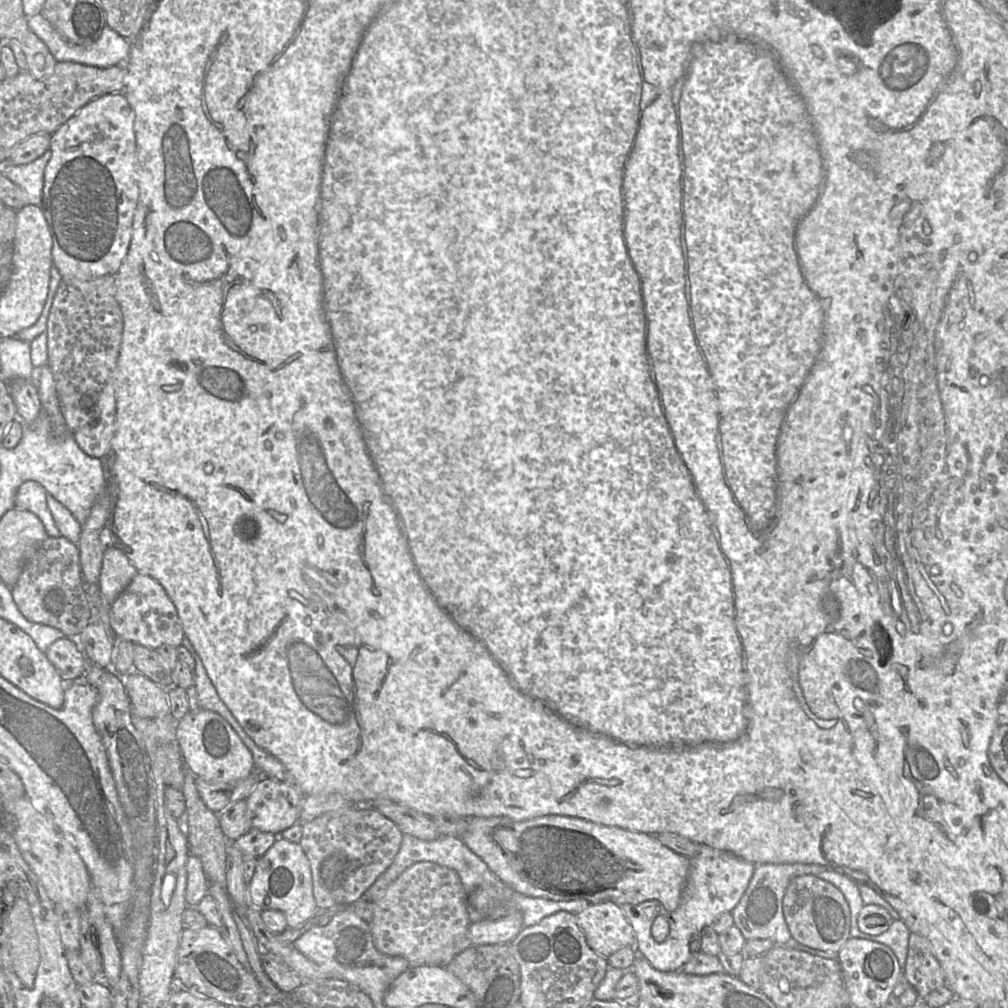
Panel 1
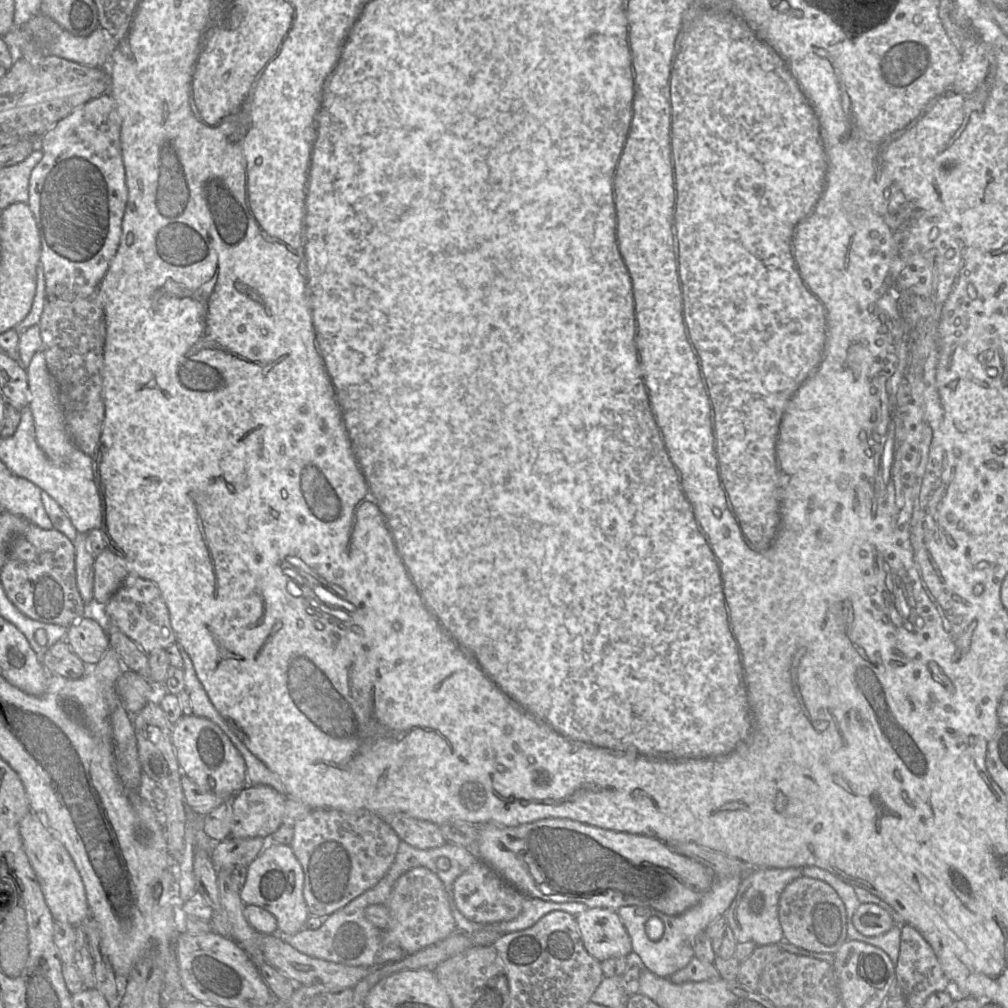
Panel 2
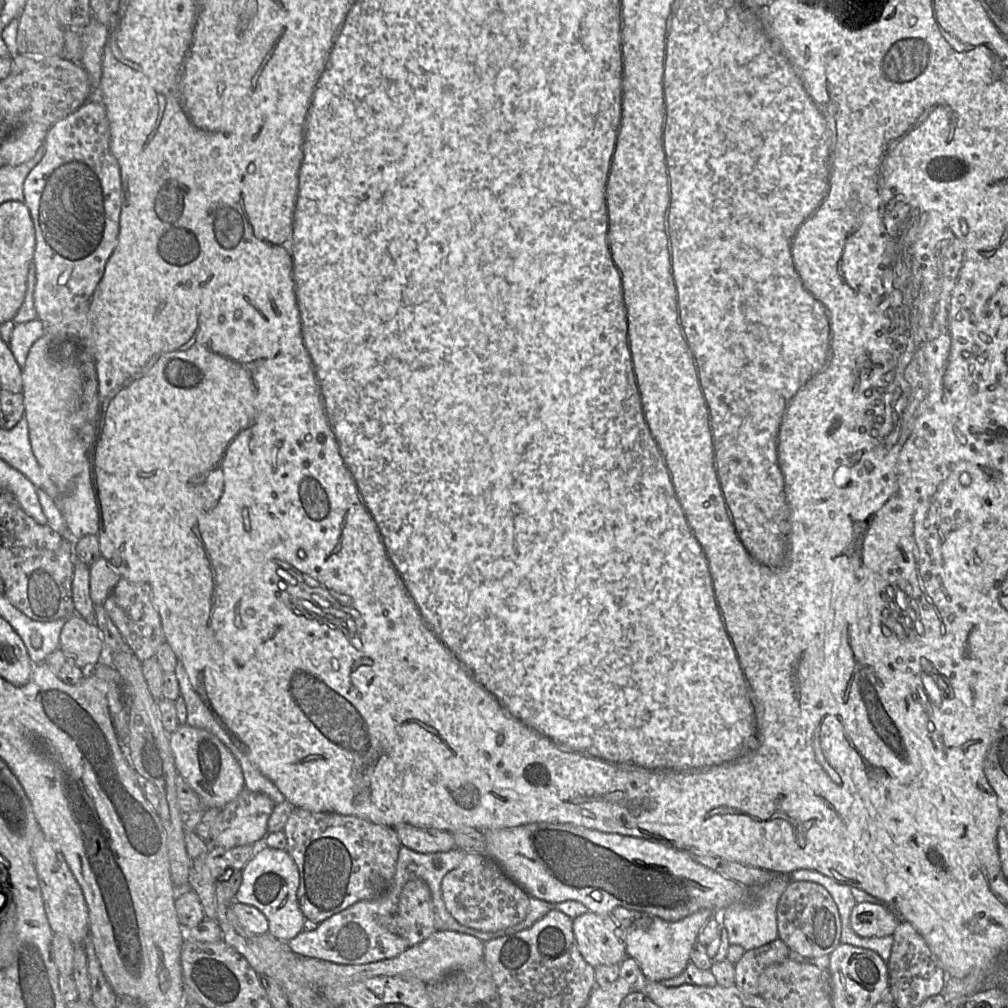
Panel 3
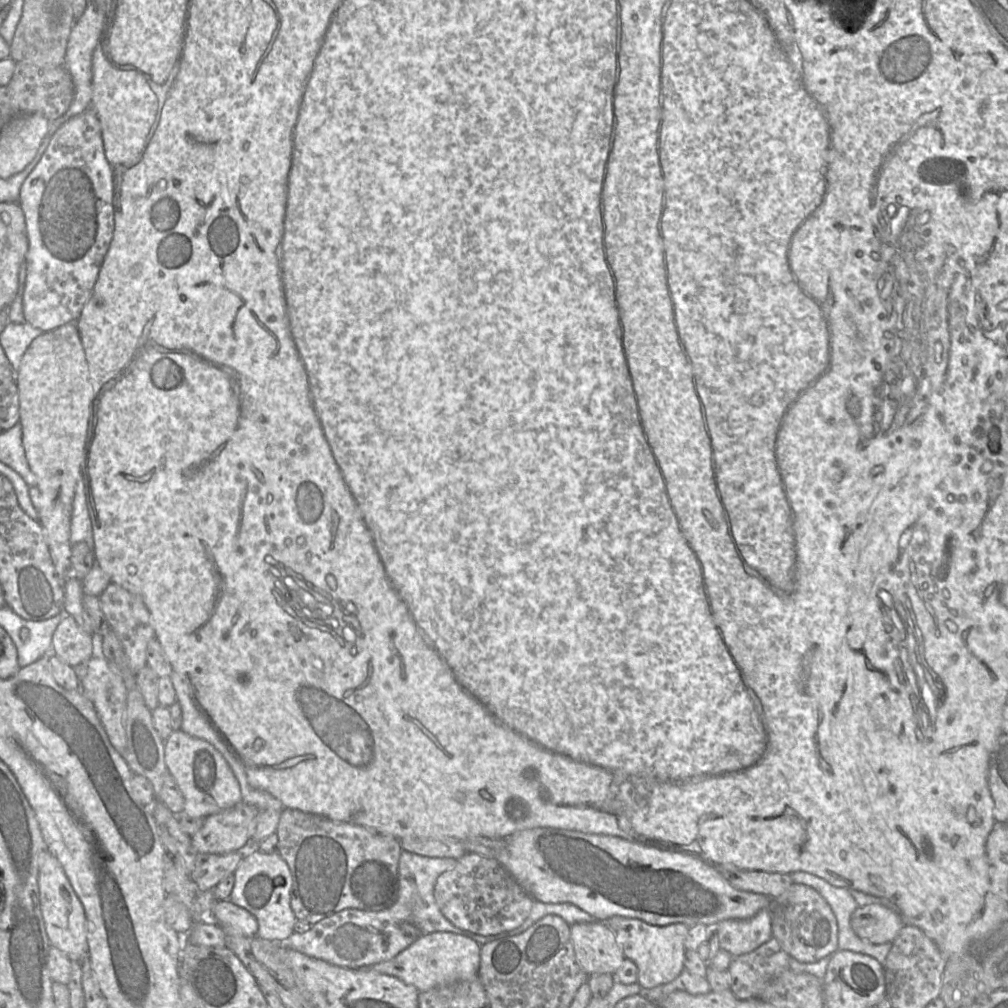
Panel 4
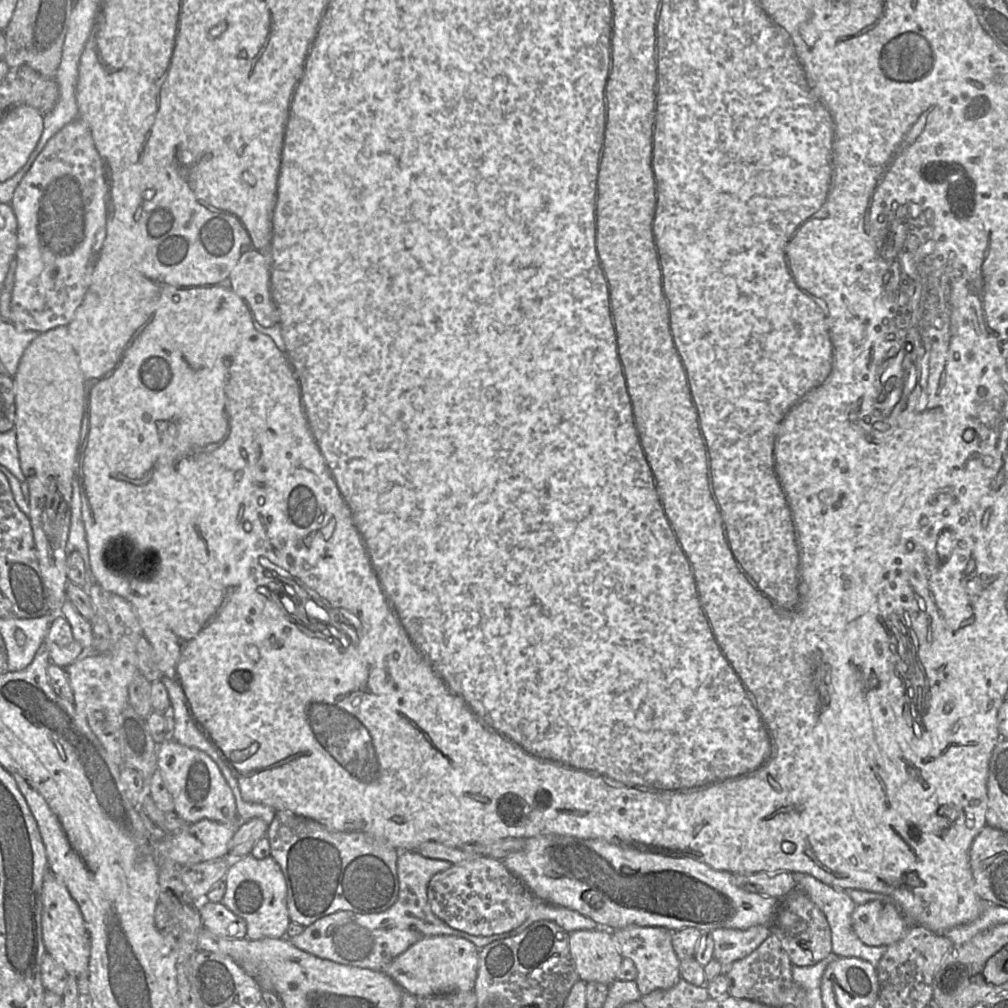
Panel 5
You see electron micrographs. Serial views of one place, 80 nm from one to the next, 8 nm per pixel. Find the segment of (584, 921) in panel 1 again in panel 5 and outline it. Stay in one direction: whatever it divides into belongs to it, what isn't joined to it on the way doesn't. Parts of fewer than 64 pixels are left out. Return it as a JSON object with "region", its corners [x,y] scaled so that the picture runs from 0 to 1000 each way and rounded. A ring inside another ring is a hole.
{"region":[[[602,921],[565,926],[565,946],[575,972],[606,977],[616,959],[618,948]]]}

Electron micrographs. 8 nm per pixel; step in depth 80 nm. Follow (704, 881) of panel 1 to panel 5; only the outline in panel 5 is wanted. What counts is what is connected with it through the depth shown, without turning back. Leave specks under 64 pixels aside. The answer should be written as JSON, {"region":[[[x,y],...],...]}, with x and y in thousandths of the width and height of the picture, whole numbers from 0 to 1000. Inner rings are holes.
{"region":[[[623,919],[618,922],[607,923],[608,931],[618,950],[626,951],[632,961],[632,975],[634,984],[641,988],[653,981],[664,981],[671,977],[675,970],[675,955],[668,938],[667,929],[671,924],[656,920]]]}

